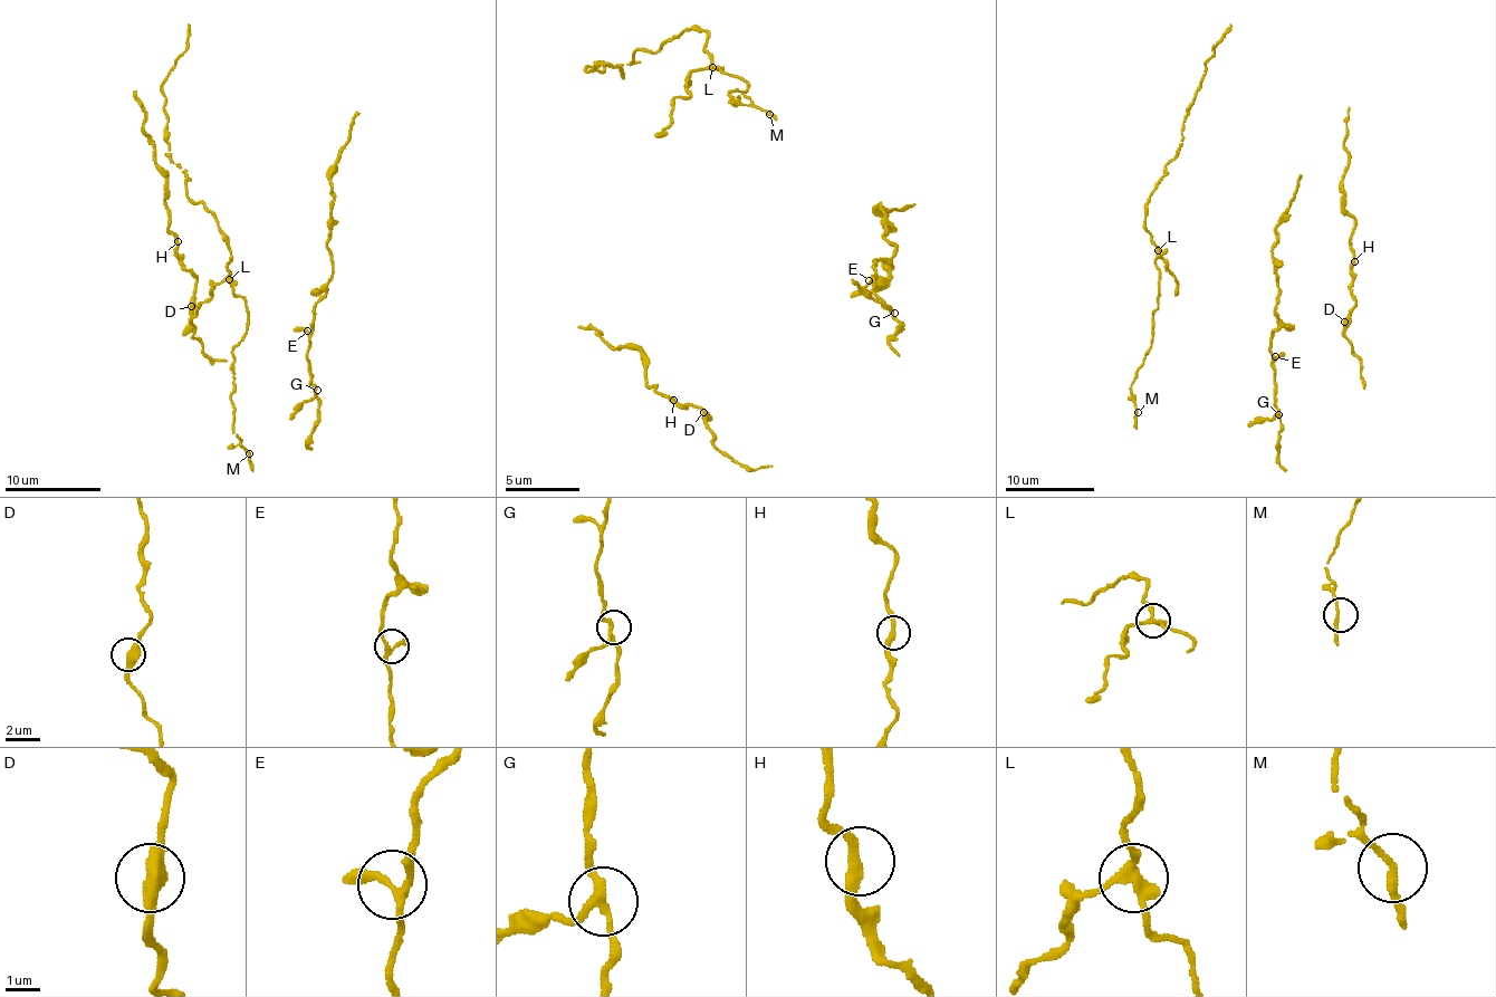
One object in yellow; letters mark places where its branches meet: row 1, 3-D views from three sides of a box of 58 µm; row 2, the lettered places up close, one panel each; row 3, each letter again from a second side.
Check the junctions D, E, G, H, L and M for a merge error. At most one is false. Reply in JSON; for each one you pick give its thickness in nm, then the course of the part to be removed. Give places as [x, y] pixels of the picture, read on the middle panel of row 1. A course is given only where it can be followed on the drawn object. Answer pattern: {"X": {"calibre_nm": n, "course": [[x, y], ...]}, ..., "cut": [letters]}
{"L": {"calibre_nm": 240, "course": [[713, 67], [702, 68], [689, 79], [691, 93], [678, 96], [665, 127], [654, 135]]}, "cut": ["L"]}

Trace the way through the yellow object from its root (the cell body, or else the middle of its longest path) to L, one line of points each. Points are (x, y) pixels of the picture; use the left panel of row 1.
L: (249, 453), (233, 433), (232, 348), (247, 331), (247, 308), (245, 298), (232, 293), (230, 278)

